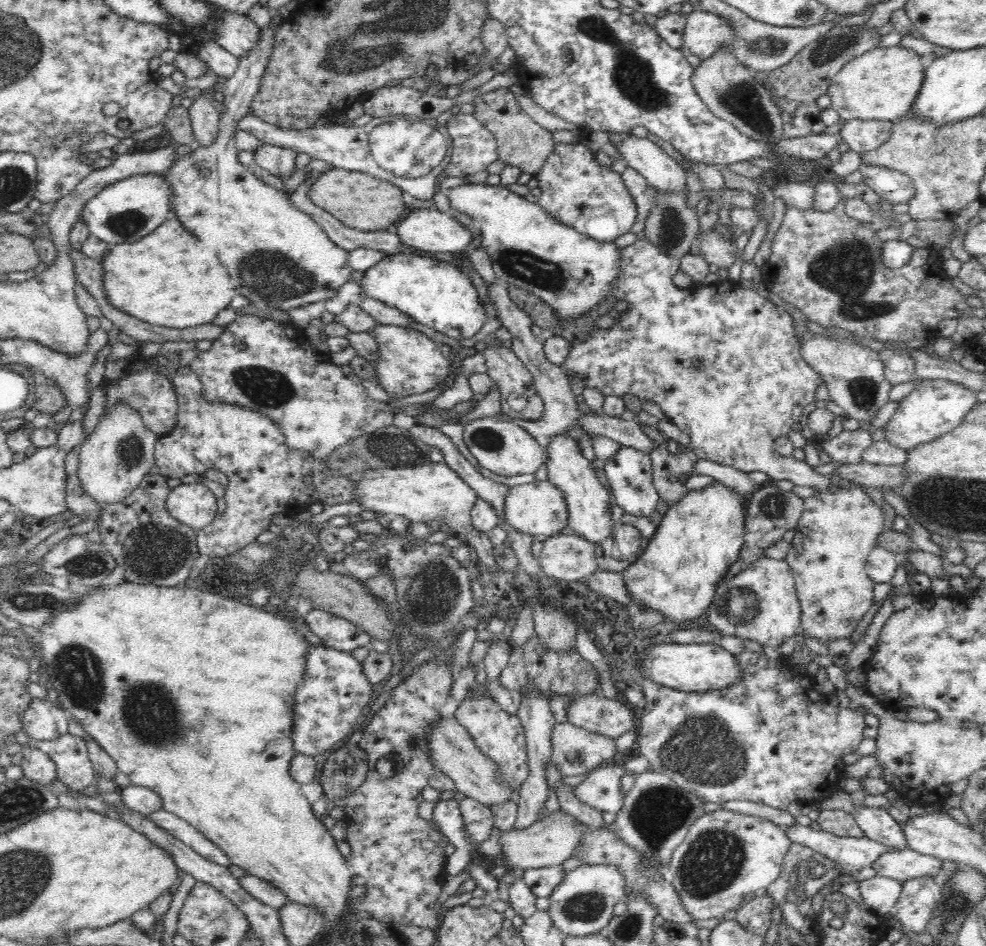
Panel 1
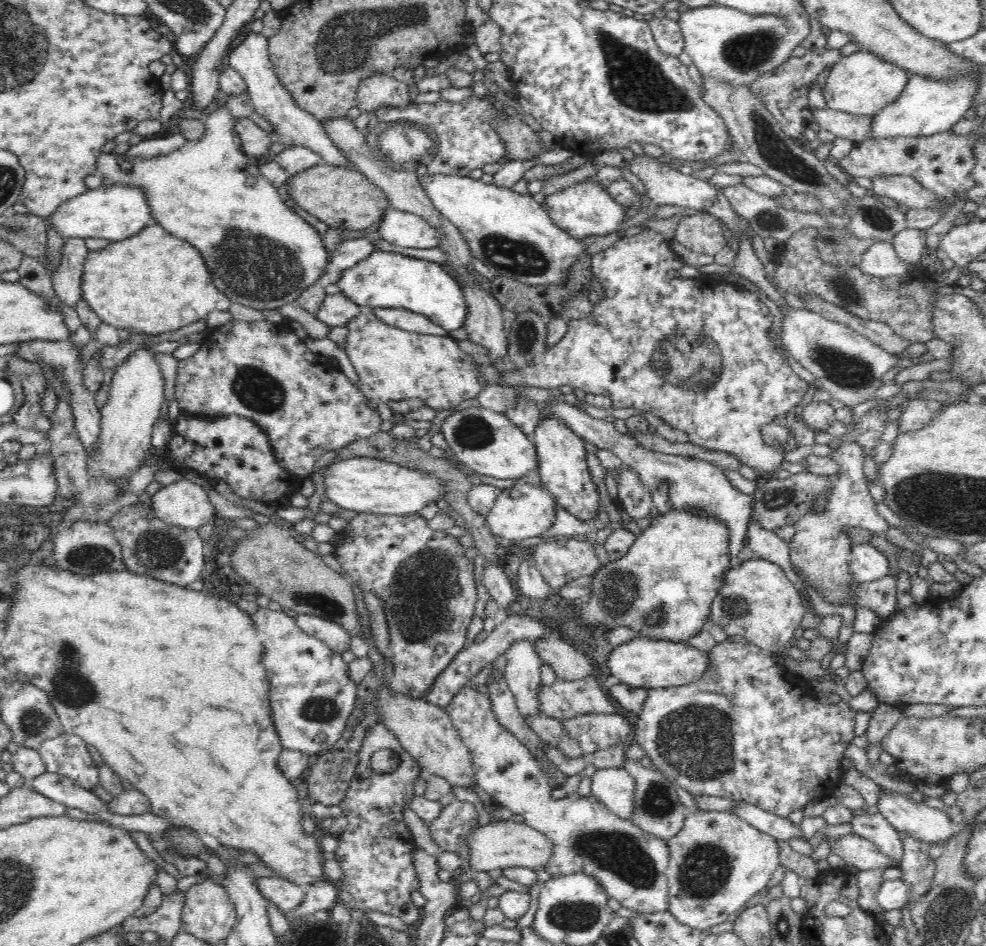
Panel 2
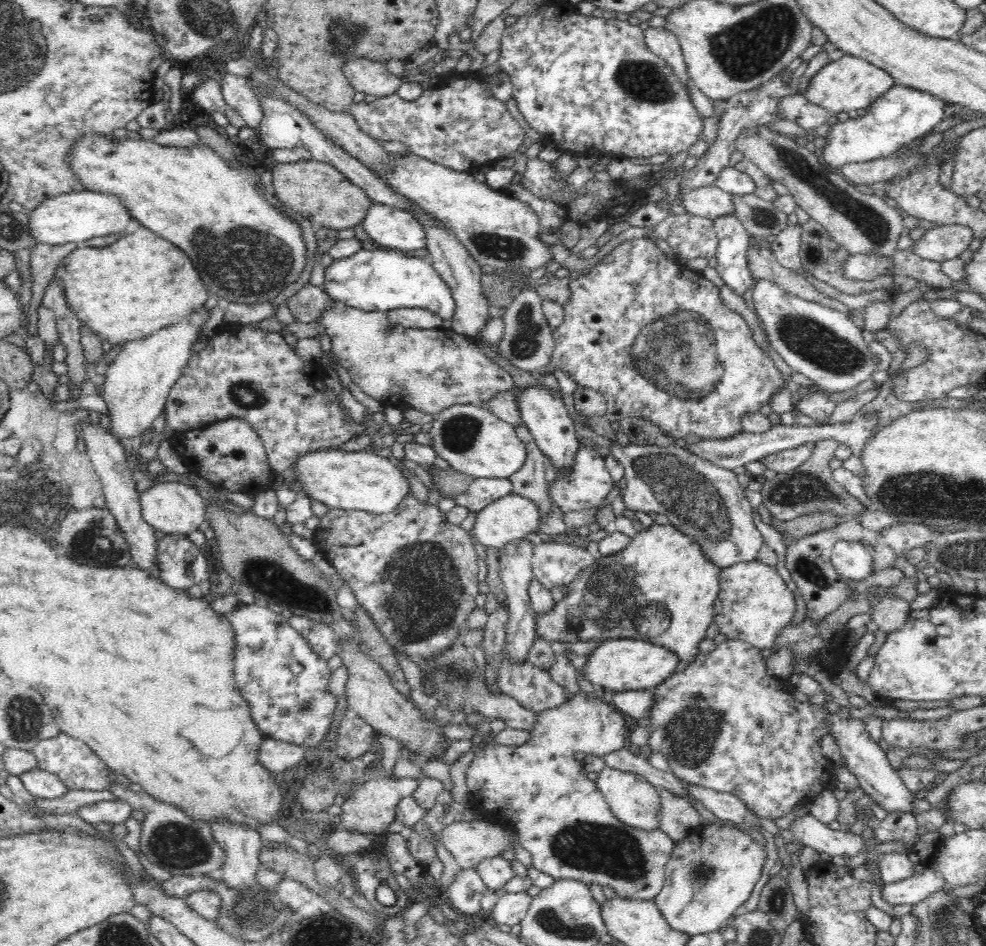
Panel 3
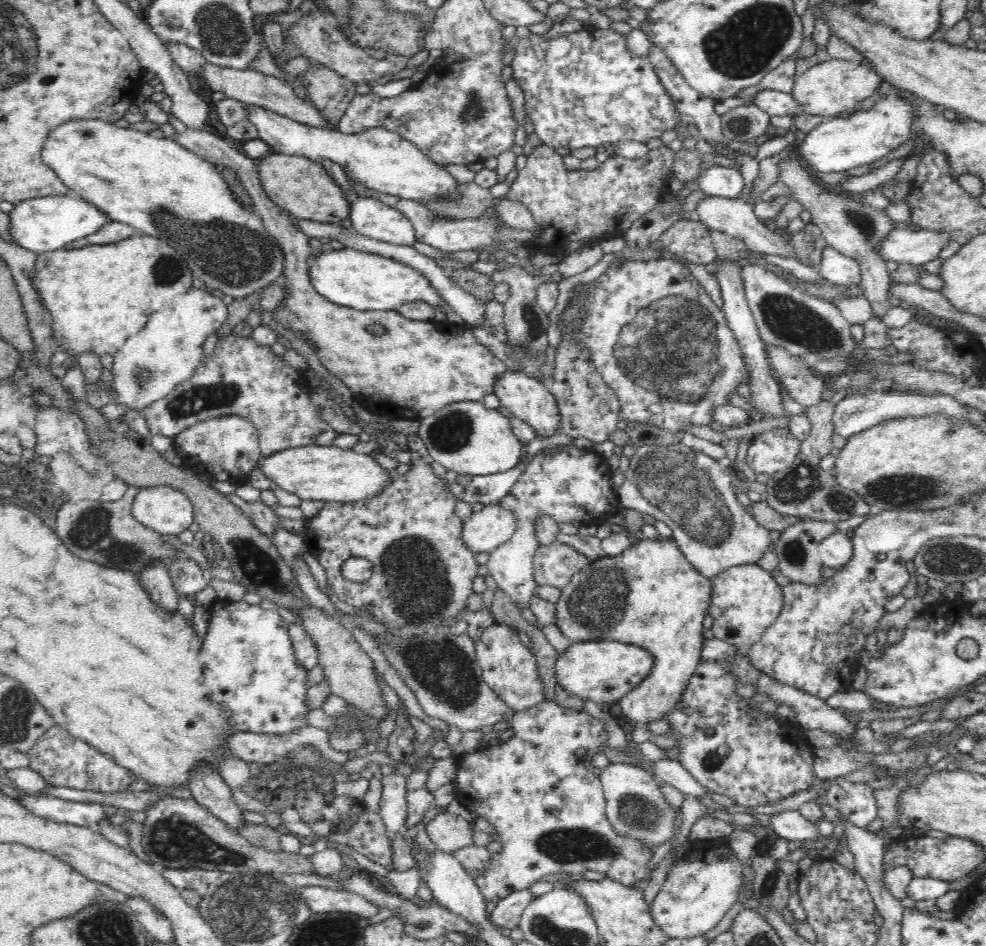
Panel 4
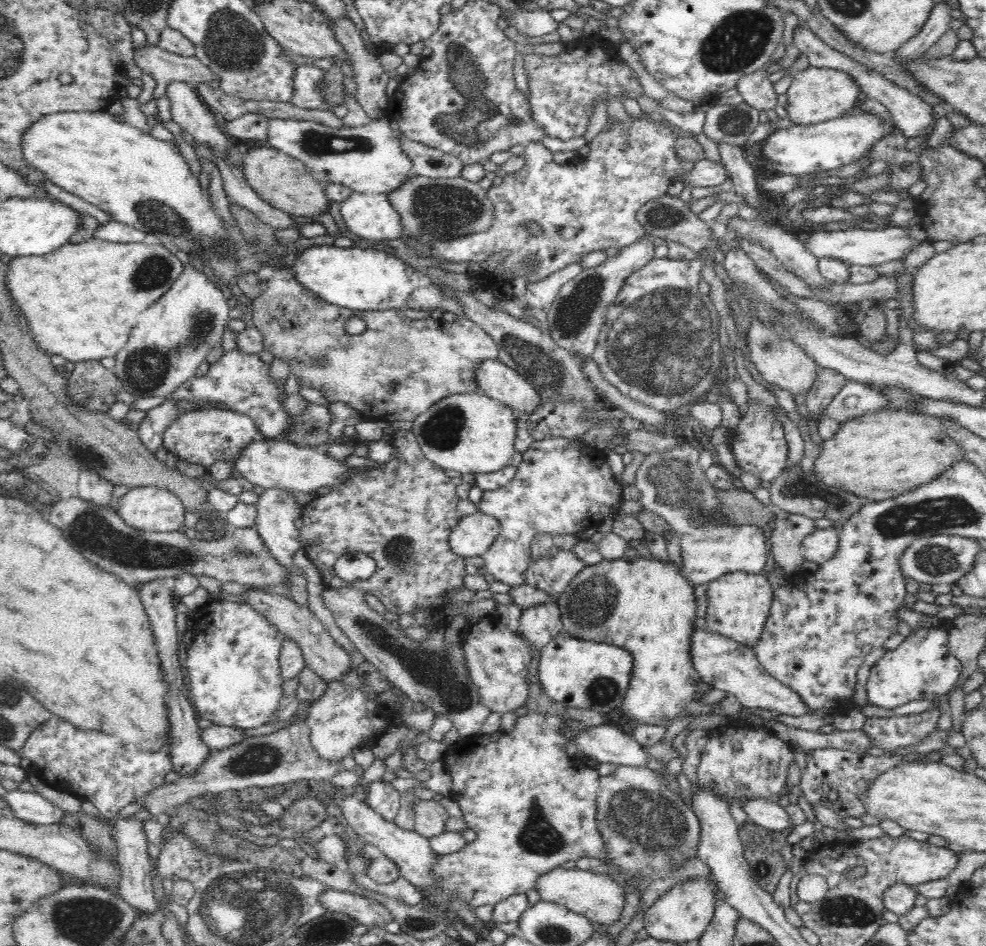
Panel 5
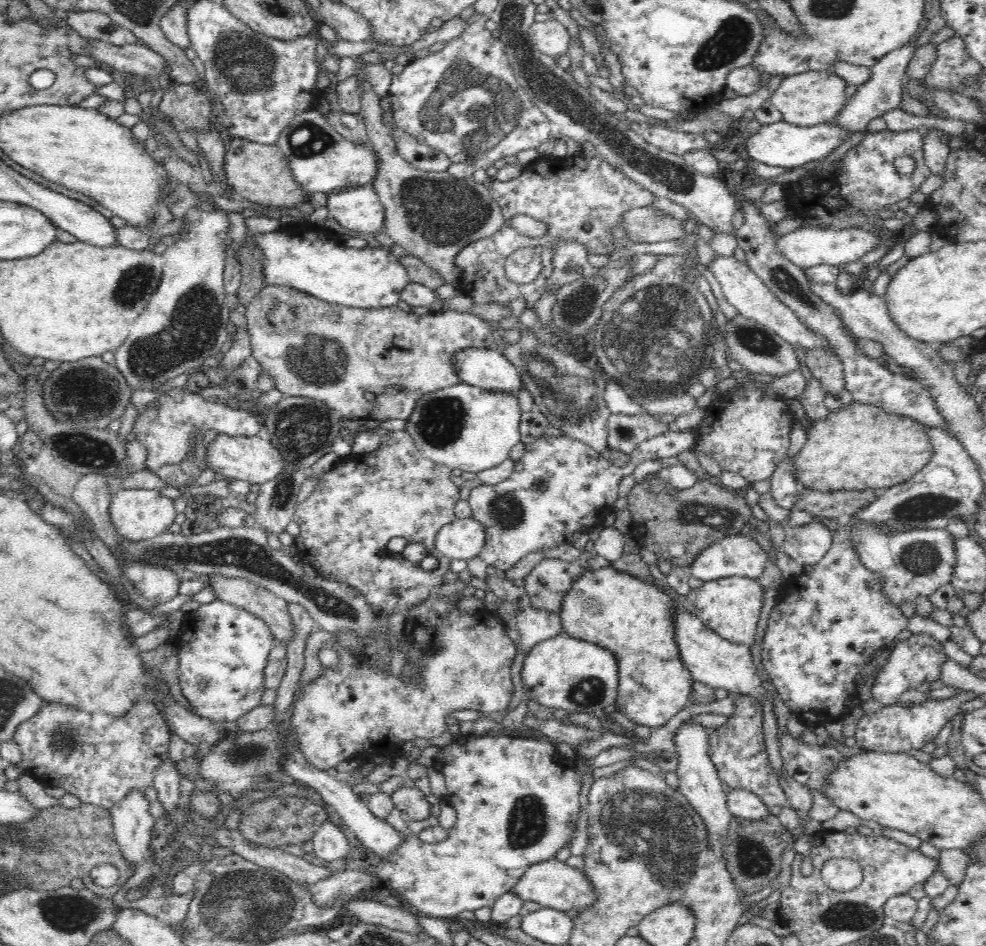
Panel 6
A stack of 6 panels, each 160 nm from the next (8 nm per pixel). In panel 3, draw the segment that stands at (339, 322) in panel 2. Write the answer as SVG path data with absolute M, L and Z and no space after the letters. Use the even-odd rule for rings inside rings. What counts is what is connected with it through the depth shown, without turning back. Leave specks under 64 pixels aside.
M306 283L296 294L285 300L290 313L299 323L318 322L325 312L334 310L334 299L322 288Z

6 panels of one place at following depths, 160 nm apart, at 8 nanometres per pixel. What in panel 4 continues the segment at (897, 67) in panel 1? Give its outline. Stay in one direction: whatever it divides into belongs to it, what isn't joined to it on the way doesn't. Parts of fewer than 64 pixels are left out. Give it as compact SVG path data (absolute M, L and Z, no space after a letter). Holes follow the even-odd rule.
M830 59L812 66L803 74L795 77L792 96L802 106L804 114L833 118L845 111L856 109L856 103L875 96L880 83L884 81L880 73L868 66L851 60Z

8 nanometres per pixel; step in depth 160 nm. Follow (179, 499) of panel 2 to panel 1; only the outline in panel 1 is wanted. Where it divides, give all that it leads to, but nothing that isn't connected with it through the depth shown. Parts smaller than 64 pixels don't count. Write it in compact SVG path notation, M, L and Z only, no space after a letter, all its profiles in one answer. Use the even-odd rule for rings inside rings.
M202 483L181 484L166 499L168 512L196 531L208 526L218 515L216 496Z

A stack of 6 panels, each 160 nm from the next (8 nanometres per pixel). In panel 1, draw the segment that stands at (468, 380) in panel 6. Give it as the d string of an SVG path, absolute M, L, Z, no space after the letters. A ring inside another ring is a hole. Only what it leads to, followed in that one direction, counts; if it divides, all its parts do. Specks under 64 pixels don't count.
M560 433L550 438L545 450L548 455L547 481L559 488L566 499L569 527L575 530L578 536L594 543L597 550L600 550L600 542L610 536L613 538L614 532L608 491L594 473L593 464L582 455L580 443L573 437Z

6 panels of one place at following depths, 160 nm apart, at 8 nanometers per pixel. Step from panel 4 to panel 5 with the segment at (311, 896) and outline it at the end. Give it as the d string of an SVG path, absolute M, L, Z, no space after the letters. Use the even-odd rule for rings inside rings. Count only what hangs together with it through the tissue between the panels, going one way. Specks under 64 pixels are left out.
M328 889L320 896L322 905L328 907L329 912L343 912L349 914L359 924L367 927L382 927L388 922L394 922L394 915L382 903L362 895L340 892Z

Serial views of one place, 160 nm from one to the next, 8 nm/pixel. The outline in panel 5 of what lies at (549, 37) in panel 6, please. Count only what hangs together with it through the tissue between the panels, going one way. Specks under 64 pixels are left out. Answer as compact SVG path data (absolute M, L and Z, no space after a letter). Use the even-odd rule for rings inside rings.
M545 9L514 10L514 12L508 10L504 17L510 26L514 26L520 34L530 38L534 36L540 38L558 30L559 22L556 22L550 11Z

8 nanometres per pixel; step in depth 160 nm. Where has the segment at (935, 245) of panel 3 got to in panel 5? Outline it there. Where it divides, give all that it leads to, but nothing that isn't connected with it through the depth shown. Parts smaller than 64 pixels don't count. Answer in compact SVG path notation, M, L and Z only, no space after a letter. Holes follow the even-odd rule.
M888 226L885 229L848 228L834 231L809 231L807 234L799 233L800 240L814 257L835 258L848 264L861 264L862 266L878 266L890 260L903 260L912 252L918 242L909 237L902 226Z

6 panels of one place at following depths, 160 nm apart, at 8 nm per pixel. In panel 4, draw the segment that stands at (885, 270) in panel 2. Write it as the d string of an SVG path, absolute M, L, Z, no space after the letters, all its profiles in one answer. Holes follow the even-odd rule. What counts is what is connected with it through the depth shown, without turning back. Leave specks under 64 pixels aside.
M826 246L818 272L828 282L839 285L858 285L861 281L859 263L838 250Z

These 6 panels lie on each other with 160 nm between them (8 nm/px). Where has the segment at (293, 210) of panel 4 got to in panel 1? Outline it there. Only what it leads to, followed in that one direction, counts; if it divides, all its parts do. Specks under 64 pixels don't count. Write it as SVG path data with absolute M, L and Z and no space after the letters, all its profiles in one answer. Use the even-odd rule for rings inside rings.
M339 168L318 175L308 197L316 206L332 214L338 223L364 232L393 230L408 216L410 205L407 195L389 181Z

